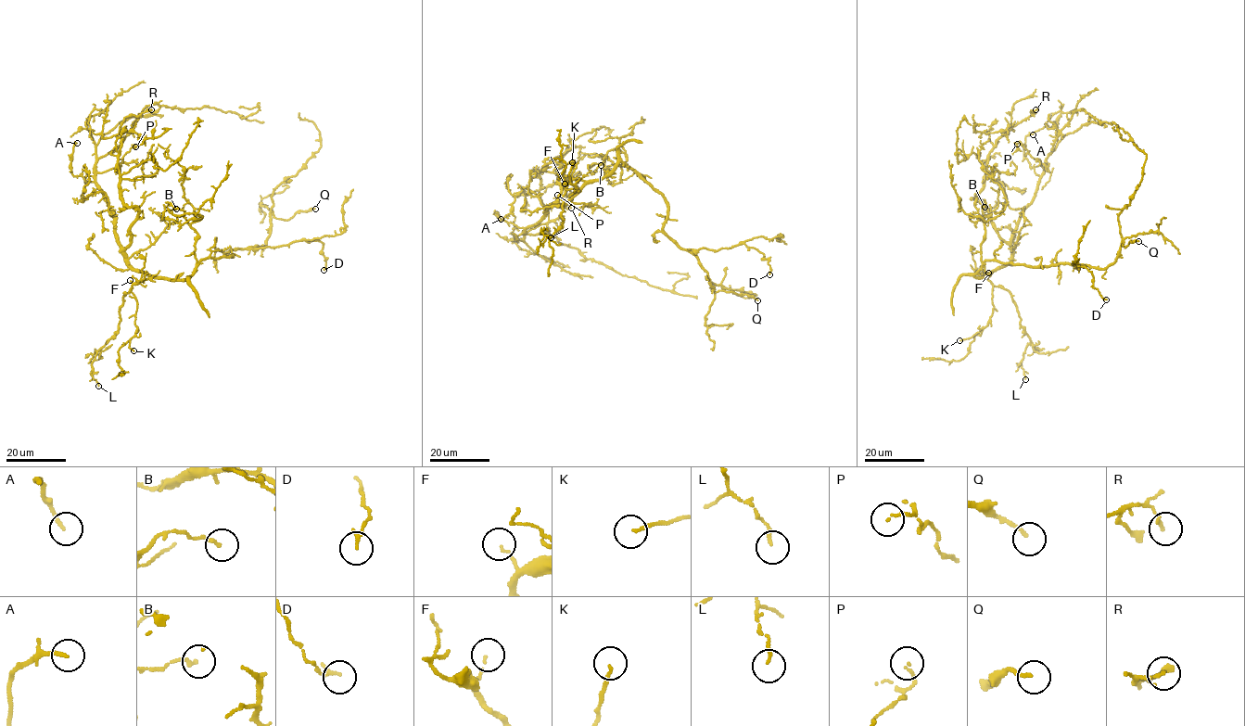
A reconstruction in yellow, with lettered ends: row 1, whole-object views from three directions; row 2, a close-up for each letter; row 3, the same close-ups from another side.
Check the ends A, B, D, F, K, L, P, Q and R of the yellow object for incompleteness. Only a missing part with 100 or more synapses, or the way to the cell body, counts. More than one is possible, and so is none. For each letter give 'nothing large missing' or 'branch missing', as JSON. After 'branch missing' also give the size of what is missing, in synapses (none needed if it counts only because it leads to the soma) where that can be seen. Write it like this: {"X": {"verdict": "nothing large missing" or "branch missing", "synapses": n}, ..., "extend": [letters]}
{"A": {"verdict": "nothing large missing"}, "B": {"verdict": "nothing large missing"}, "D": {"verdict": "nothing large missing"}, "F": {"verdict": "nothing large missing"}, "K": {"verdict": "nothing large missing"}, "L": {"verdict": "nothing large missing"}, "P": {"verdict": "nothing large missing"}, "Q": {"verdict": "nothing large missing"}, "R": {"verdict": "nothing large missing"}, "extend": []}

